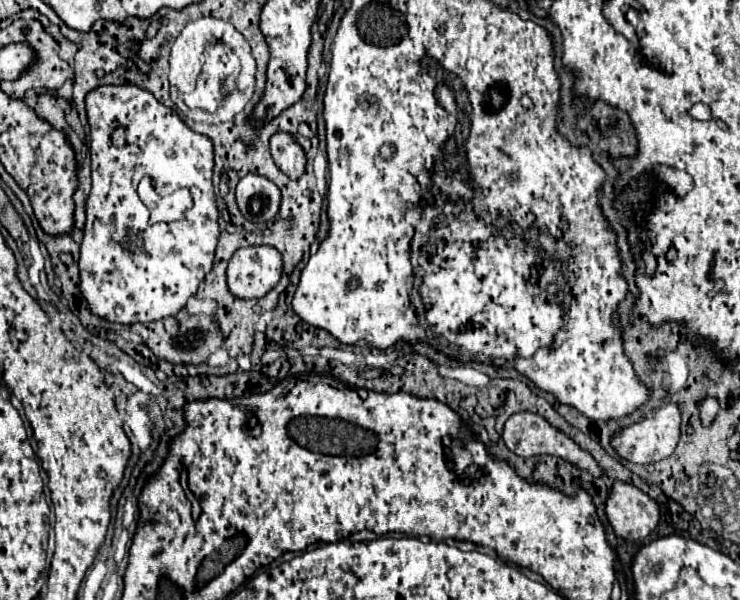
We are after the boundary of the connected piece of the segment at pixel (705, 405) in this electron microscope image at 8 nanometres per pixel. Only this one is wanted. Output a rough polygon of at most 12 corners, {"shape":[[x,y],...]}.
{"shape":[[716,398],[698,402],[702,424],[710,424],[718,414]]}

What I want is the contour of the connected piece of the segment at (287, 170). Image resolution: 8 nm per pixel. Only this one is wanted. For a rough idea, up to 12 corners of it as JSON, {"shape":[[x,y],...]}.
{"shape":[[274,134],[270,152],[292,180],[304,174],[304,150],[290,134]]}

